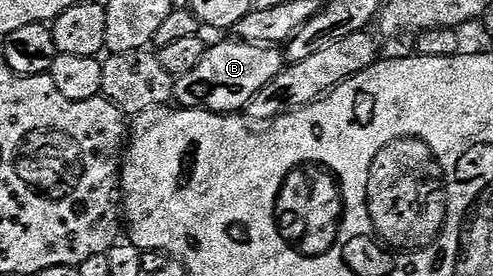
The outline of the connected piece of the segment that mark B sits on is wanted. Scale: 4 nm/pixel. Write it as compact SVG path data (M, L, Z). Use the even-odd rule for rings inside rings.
M229 40L219 46L211 45L206 51L204 60L192 68L174 83L173 101L179 107L188 110L210 110L214 114L238 114L245 111L250 101L281 72L284 65L284 54L273 46L253 46L247 42Z

